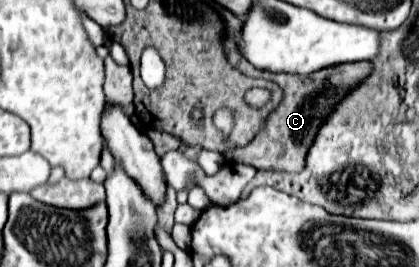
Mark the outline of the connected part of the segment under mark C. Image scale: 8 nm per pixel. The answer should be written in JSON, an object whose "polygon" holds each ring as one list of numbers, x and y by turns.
{"polygon":[[228,40,228,60,236,68,240,68,240,72,244,72,246,76,266,78,280,84,284,90,284,98,280,106,270,114,264,132,256,134,254,142,250,142,246,148,226,152,224,156,230,162,244,162,254,166,256,170,276,170,276,172,292,172,292,174,302,172,306,152,310,150,310,144,314,144,314,136,318,134,318,128,322,128,322,120,326,120,326,116,334,112,334,104,338,104,338,100,342,100,342,96,346,96,350,88,356,88,358,84,362,84,362,80,366,80,366,76,370,76,372,64,370,62,338,64,338,66,312,72,308,76,288,74,288,72,266,72,254,68,240,52,234,50,232,44,234,42]]}

